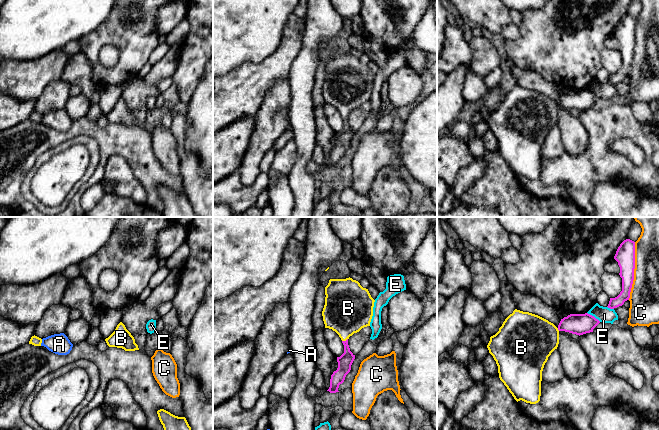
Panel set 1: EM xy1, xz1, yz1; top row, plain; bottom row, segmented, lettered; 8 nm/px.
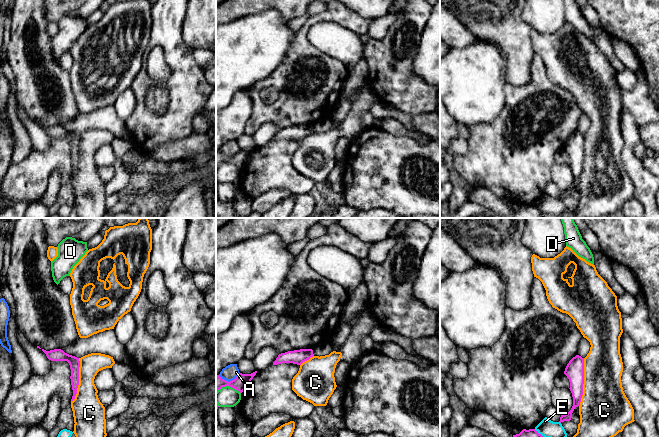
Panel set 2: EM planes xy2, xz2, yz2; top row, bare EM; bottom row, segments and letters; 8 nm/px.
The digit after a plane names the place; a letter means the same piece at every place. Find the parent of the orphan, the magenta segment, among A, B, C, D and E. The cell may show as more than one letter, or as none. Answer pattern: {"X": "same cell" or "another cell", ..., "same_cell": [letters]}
{"A": "another cell", "B": "same cell", "C": "another cell", "D": "another cell", "E": "another cell", "same_cell": ["B"]}

